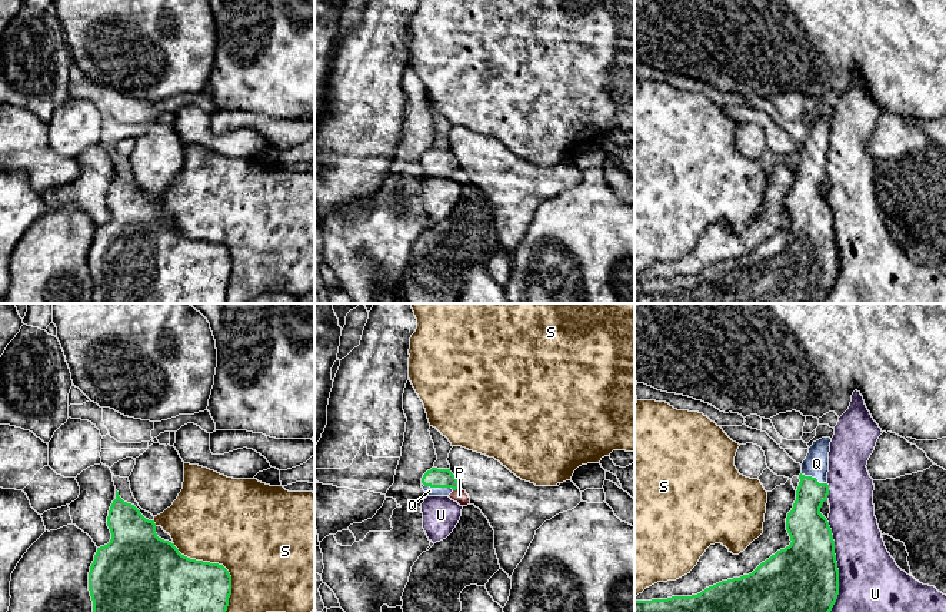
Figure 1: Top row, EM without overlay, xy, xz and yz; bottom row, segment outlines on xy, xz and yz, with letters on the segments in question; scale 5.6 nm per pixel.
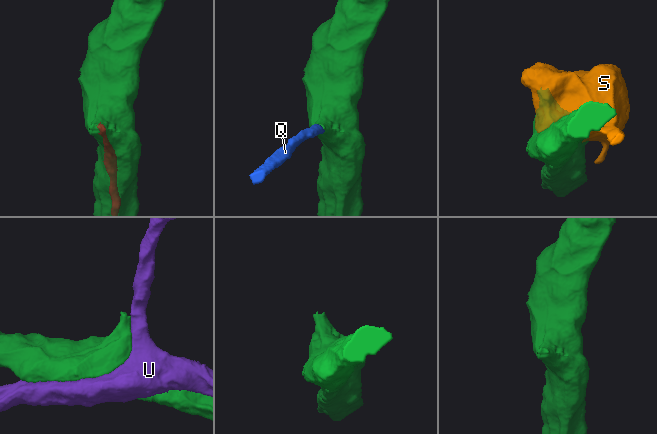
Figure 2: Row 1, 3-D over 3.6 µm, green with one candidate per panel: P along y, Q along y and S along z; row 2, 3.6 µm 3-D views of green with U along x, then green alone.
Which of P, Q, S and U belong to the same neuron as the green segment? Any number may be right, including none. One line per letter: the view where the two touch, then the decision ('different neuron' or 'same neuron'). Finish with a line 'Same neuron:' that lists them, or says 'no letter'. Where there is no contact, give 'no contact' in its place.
P: meets green in xz; different neuron
Q: meets green in xz; same neuron
S: meets green in xy; different neuron
U: meets green in yz; different neuron
Same neuron: Q

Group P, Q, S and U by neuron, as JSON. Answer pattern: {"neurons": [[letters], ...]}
{"neurons": [["P"], ["Q"], ["S"], ["U"]]}

